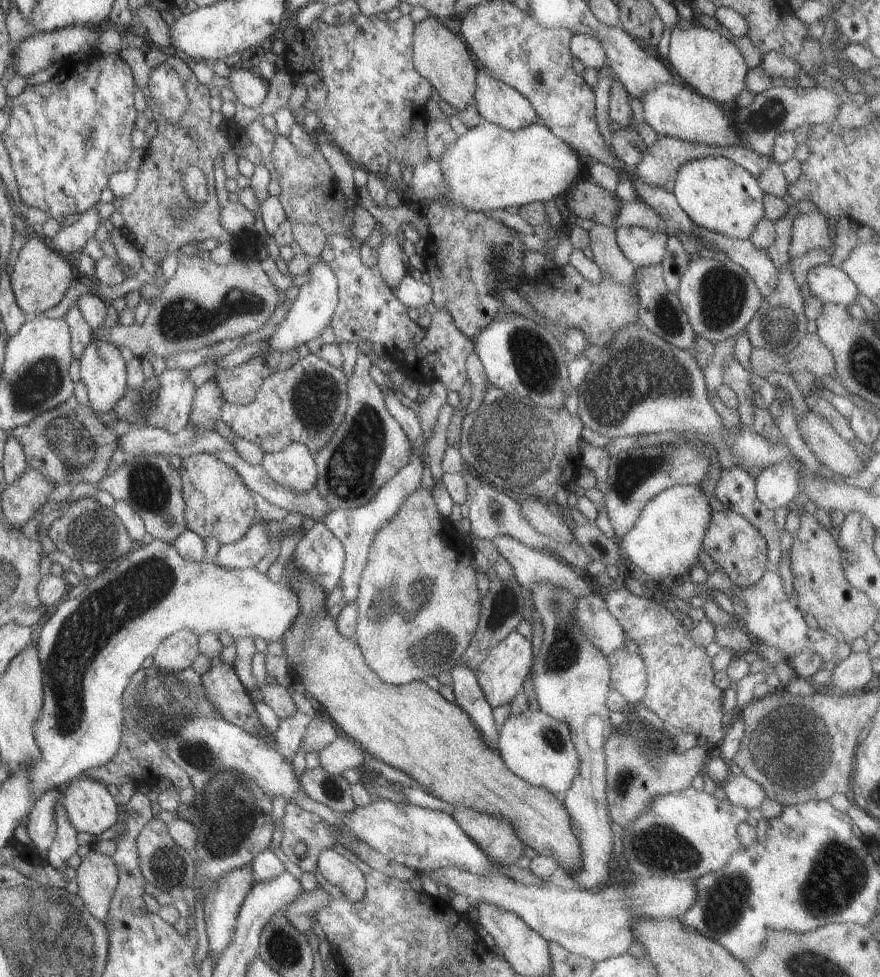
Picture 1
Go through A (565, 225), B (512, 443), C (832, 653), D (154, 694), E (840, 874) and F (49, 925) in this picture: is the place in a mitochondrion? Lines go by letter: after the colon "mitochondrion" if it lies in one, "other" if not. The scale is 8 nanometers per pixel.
A: other
B: mitochondrion
C: other
D: mitochondrion
E: mitochondrion
F: mitochondrion

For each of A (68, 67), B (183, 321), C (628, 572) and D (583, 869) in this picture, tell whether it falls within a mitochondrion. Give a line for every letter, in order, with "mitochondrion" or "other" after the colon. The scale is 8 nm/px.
A: other
B: mitochondrion
C: other
D: other

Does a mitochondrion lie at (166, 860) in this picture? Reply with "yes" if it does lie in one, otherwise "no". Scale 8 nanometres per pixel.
yes

